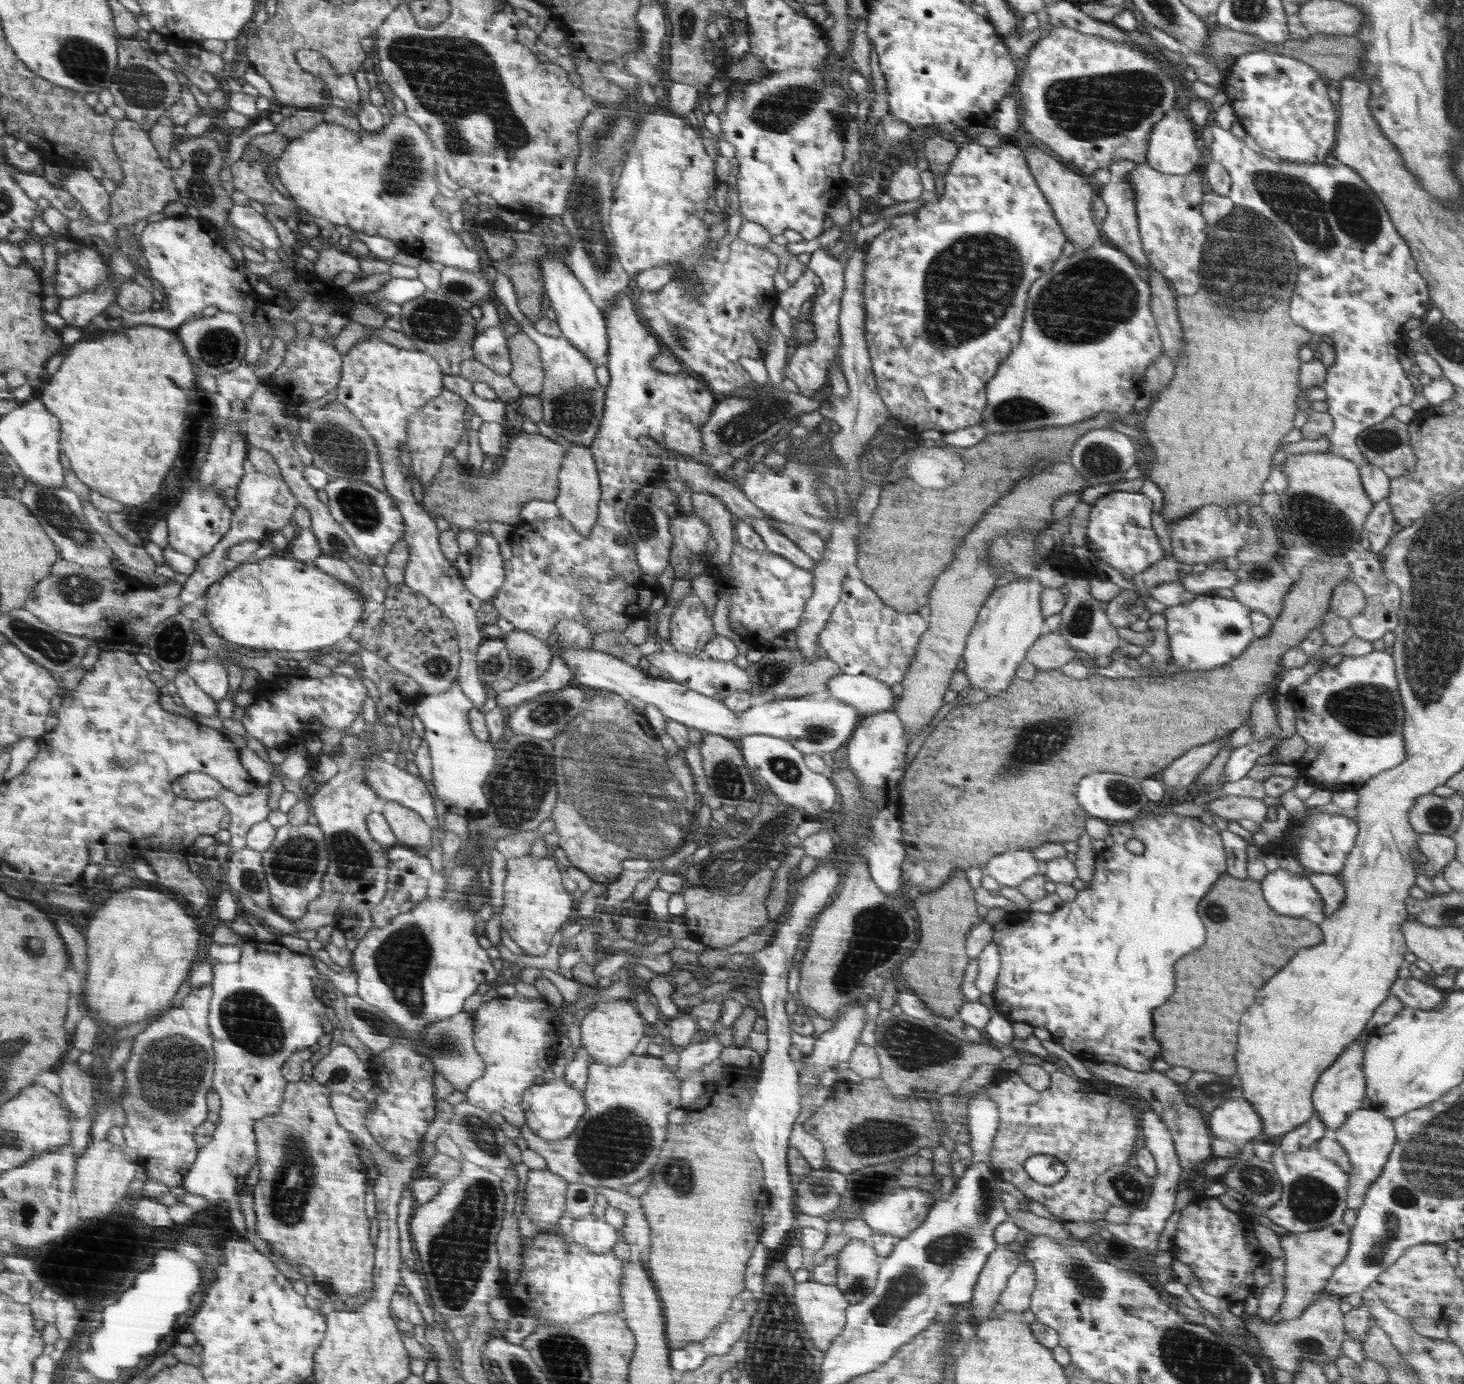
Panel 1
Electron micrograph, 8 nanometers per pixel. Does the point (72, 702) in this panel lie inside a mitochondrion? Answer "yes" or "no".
no

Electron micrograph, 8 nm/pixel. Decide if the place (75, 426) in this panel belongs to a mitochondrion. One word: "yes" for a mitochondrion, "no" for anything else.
no

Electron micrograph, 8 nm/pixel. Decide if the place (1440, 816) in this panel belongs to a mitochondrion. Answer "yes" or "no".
yes

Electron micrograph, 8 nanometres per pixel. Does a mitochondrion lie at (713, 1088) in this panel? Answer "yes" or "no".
no

